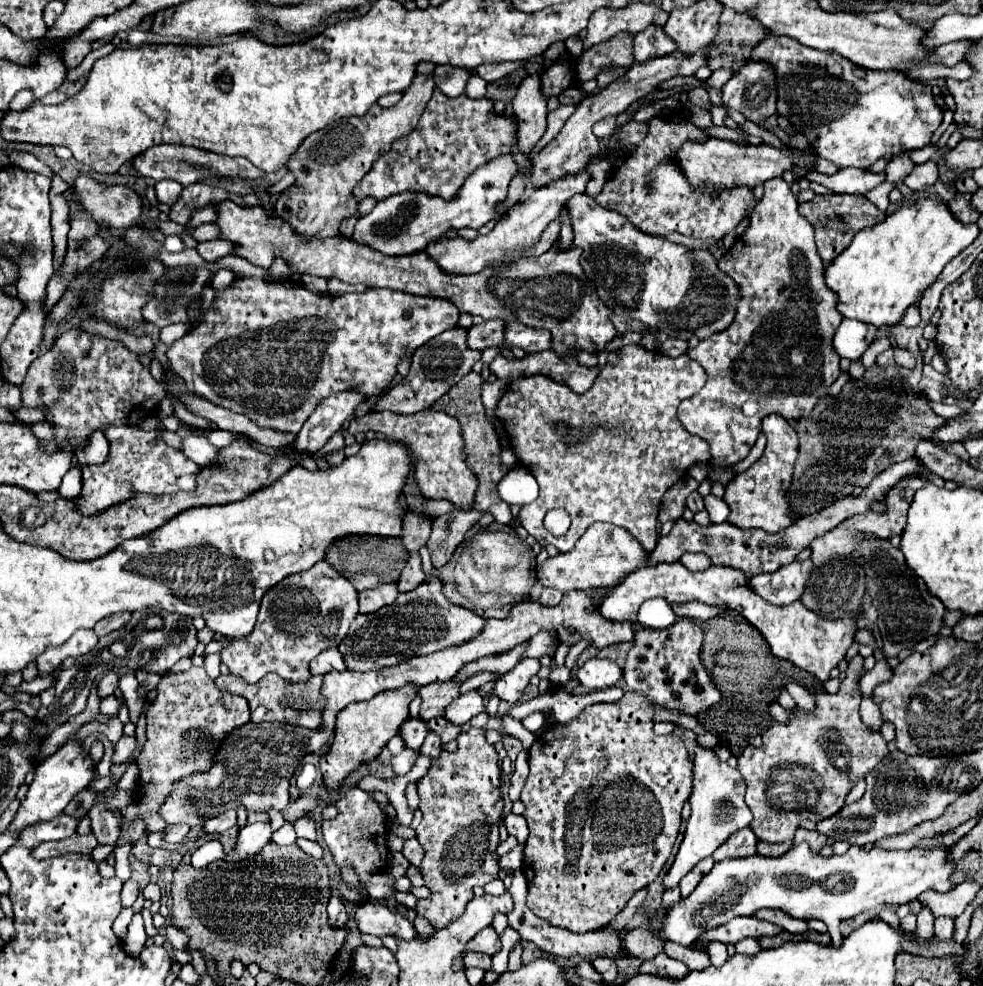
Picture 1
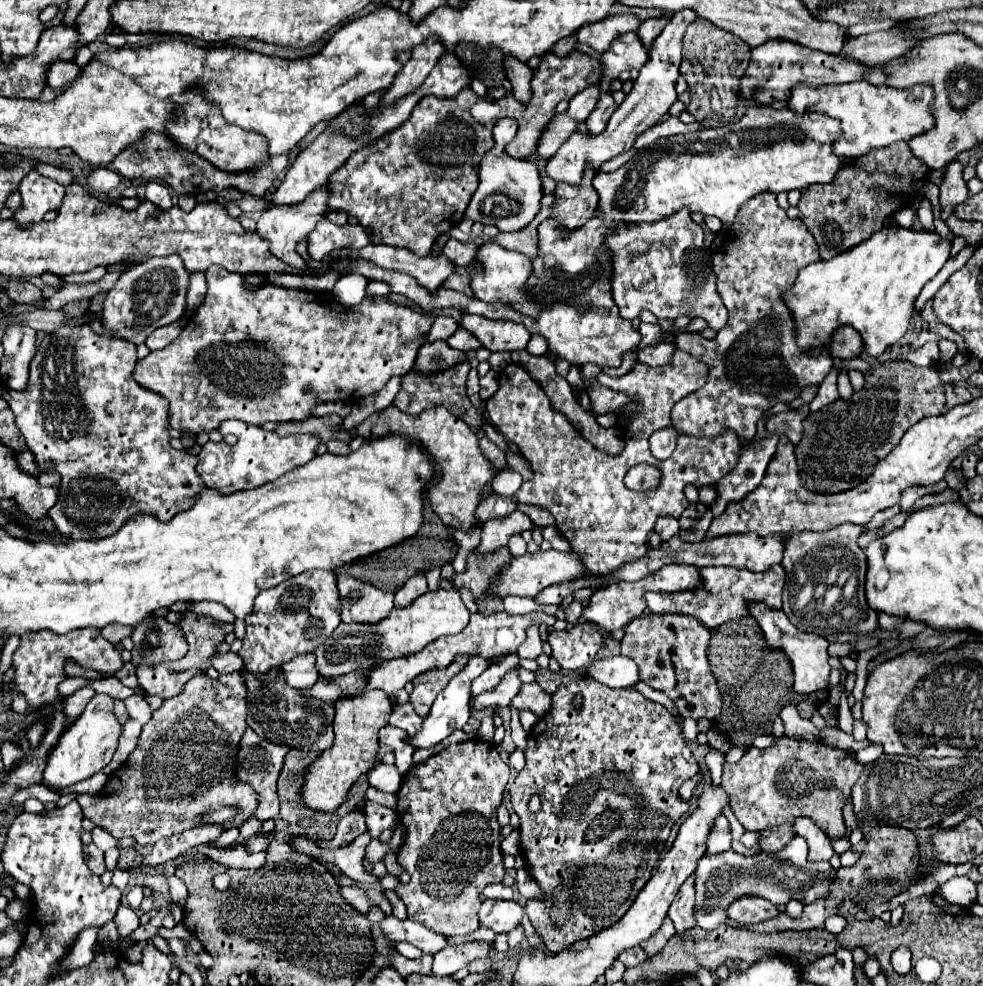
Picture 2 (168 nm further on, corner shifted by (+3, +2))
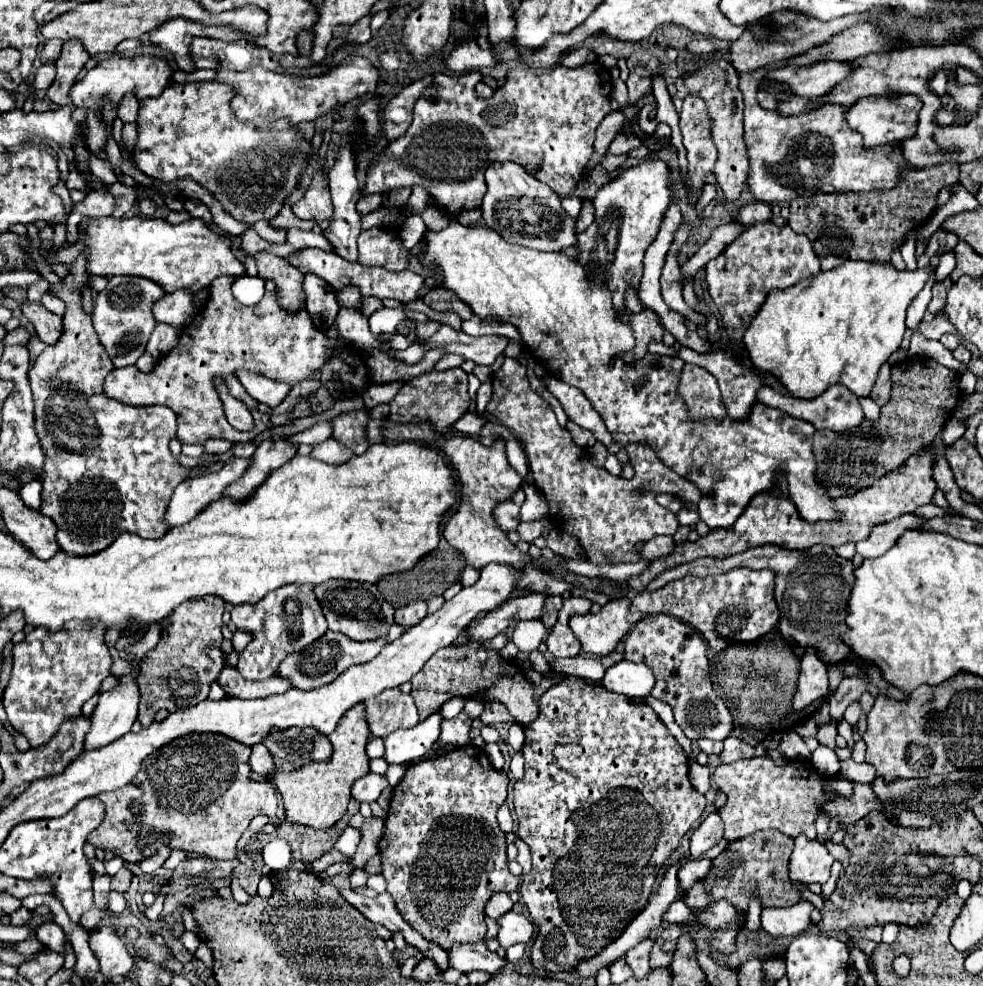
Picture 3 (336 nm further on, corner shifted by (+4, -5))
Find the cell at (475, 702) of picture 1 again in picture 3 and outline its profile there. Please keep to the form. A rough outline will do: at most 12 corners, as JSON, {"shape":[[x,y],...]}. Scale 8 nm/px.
{"shape":[[441,715],[383,739],[387,763],[419,761],[439,739]]}

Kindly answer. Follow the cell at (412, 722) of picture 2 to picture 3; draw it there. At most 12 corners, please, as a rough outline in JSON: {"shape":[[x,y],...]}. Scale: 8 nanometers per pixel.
{"shape":[[399,689],[367,697],[373,737],[419,723],[413,697]]}

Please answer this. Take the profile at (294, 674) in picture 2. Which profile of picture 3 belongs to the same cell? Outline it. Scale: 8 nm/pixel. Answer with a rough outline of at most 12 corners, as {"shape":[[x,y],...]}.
{"shape":[[233,667],[217,681],[225,695],[261,699],[291,689],[289,681],[271,677],[247,681]]}

